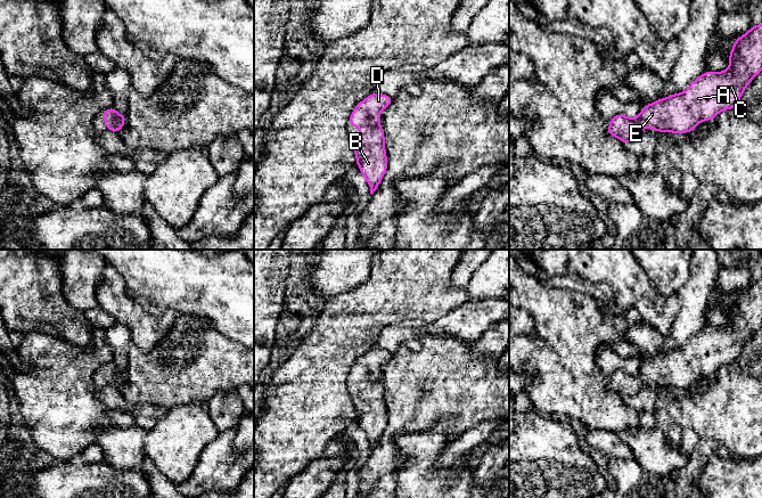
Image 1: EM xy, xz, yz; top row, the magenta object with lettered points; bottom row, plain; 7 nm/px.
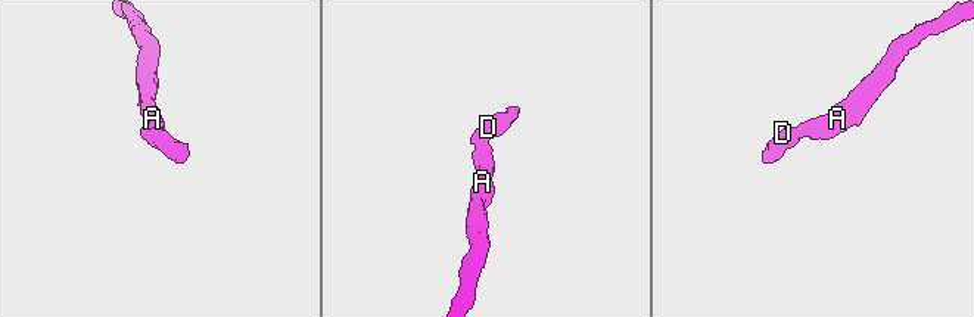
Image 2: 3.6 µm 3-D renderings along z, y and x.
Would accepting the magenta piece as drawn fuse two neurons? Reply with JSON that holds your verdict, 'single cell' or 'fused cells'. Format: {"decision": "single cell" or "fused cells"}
{"decision": "single cell"}

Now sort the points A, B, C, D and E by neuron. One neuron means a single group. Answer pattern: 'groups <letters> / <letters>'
groups A B C D E

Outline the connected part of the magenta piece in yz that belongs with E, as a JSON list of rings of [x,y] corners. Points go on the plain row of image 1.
[[[762,278],[734,297],[729,317],[726,327],[706,326],[686,346],[644,361],[636,374],[615,370],[607,389],[625,400],[639,392],[644,381],[659,387],[687,389],[721,366],[737,362],[745,343],[762,326]]]

